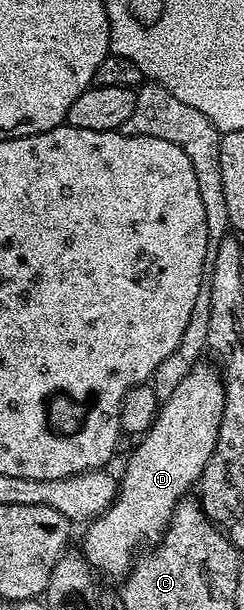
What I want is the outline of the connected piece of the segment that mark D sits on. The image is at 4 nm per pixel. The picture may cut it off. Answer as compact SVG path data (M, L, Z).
M205 361L198 362L175 385L175 393L171 393L160 404L157 419L144 435L140 436L137 448L125 467L125 472L119 475L119 490L113 504L102 513L98 519L84 528L85 540L79 544L85 560L94 572L105 575L118 575L124 577L129 574L129 568L135 562L138 554L137 547L144 548L153 545L160 540L169 528L169 522L173 516L173 510L177 504L190 494L189 486L200 480L201 474L205 472L207 461L215 449L215 441L219 437L219 421L223 421L223 401L225 400L225 382L221 379L221 372L216 366L208 367Z

